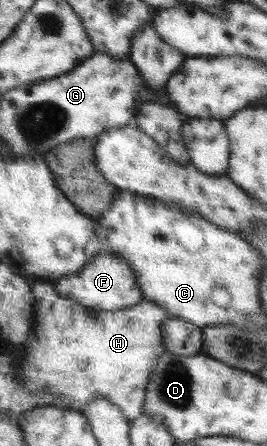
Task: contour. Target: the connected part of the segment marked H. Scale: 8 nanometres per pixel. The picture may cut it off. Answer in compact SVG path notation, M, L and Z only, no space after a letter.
M53 281L48 283L35 283L31 287L35 296L35 327L33 335L29 337L28 353L18 364L18 375L24 381L26 391L30 393L52 393L52 395L64 395L69 398L67 409L81 411L89 404L89 400L95 396L105 396L109 401L118 405L126 419L130 422L144 414L145 396L153 369L158 365L158 360L168 350L163 345L161 325L163 321L172 319L171 312L153 302L142 300L141 303L130 308L106 310L97 306L83 305L69 298L63 298Z

